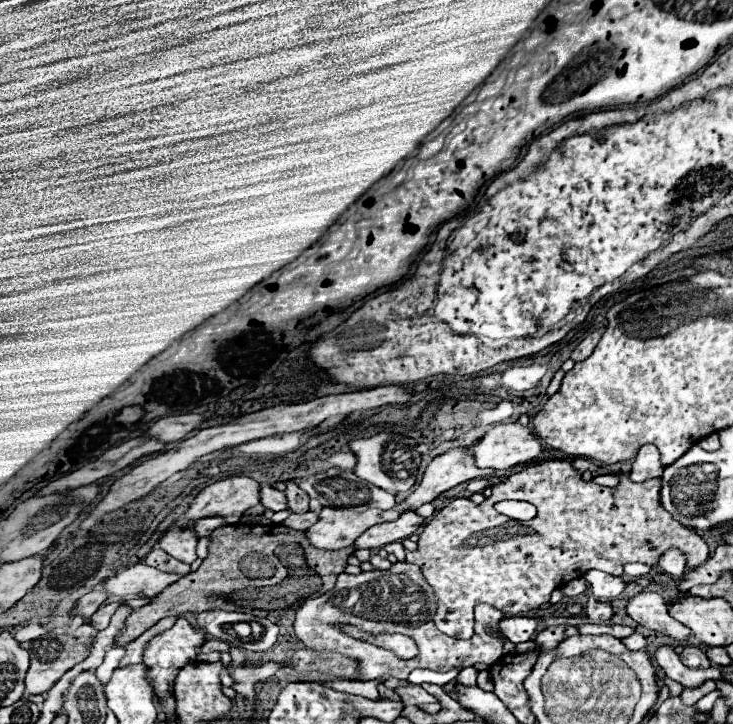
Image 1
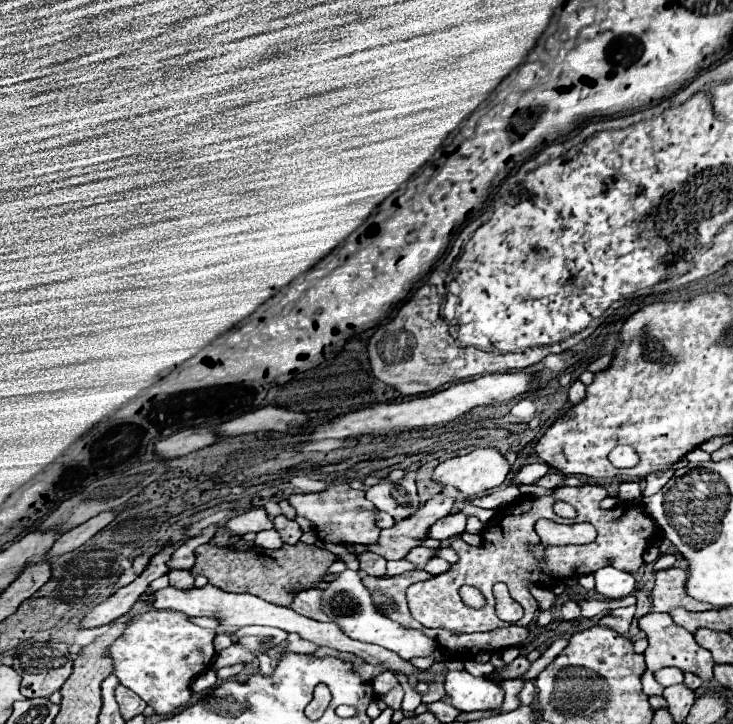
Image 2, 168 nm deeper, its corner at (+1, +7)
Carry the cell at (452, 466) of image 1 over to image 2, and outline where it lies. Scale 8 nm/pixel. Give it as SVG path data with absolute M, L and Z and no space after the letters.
M452 488L434 494L434 498L422 504L412 518L396 522L394 528L382 530L380 540L372 546L366 546L366 552L374 552L386 560L404 560L412 548L422 546L422 540L428 538L432 524L450 514L456 496L458 492Z

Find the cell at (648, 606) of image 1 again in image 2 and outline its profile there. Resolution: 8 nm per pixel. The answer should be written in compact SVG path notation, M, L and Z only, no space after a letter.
M646 614L638 622L640 622L640 630L646 632L648 642L650 642L648 650L644 652L646 666L648 666L650 672L656 672L656 670L672 666L672 668L678 668L680 672L696 674L702 682L712 682L714 660L712 660L708 650L698 648L698 642L694 640L694 636L688 630L678 626L668 614Z

